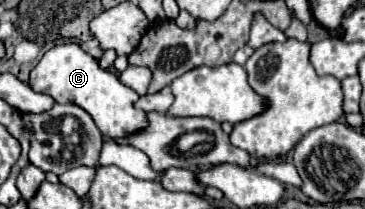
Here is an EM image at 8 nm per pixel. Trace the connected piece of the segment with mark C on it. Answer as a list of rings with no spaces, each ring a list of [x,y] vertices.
[[[64,43],[48,49],[30,73],[30,87],[50,95],[56,103],[76,103],[92,115],[102,135],[110,139],[128,137],[130,133],[138,133],[138,129],[146,129],[146,113],[134,107],[140,95],[126,87],[114,69],[102,69],[98,59],[86,53],[78,43]]]

